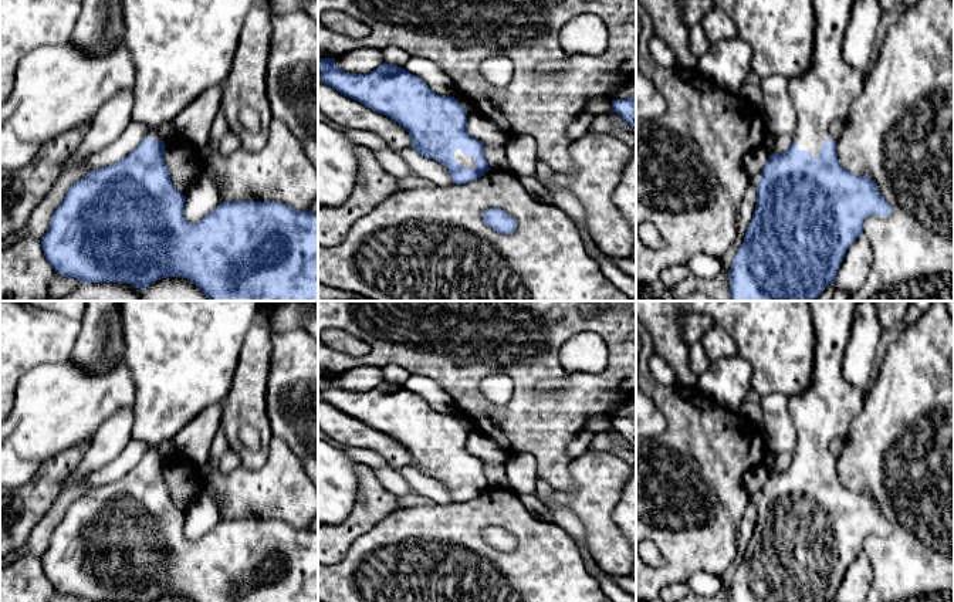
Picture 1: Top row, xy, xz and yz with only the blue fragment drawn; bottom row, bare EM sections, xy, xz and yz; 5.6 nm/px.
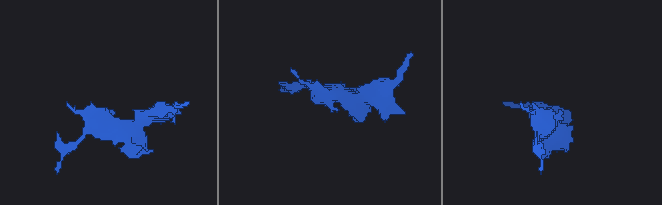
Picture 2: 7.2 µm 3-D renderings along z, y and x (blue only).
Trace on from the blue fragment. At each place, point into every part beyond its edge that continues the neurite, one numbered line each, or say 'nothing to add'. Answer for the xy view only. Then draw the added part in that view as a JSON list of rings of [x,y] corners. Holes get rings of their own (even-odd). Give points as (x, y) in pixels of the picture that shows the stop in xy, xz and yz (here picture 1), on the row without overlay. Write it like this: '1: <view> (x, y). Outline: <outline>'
1: xy (182, 355). Outline: [[[118,301],[119,314],[122,321],[124,341],[125,341],[125,363],[131,369],[132,382],[136,389],[136,399],[133,406],[133,425],[132,437],[142,440],[148,444],[148,457],[162,459],[168,463],[168,454],[162,454],[158,447],[173,437],[200,412],[212,405],[223,405],[226,400],[233,378],[237,369],[240,351],[246,338],[246,334],[257,319],[260,301]]]

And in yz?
1: yz (824, 412). Outline: [[[808,301],[815,329],[815,371],[811,386],[796,396],[788,398],[788,410],[796,425],[796,450],[794,457],[798,459],[799,469],[808,469],[811,474],[821,473],[821,464],[828,459],[835,459],[829,452],[829,443],[833,439],[845,439],[849,433],[849,426],[853,419],[862,412],[865,393],[862,388],[855,388],[843,378],[842,361],[843,352],[849,342],[852,331],[852,318],[855,314],[856,301]]]

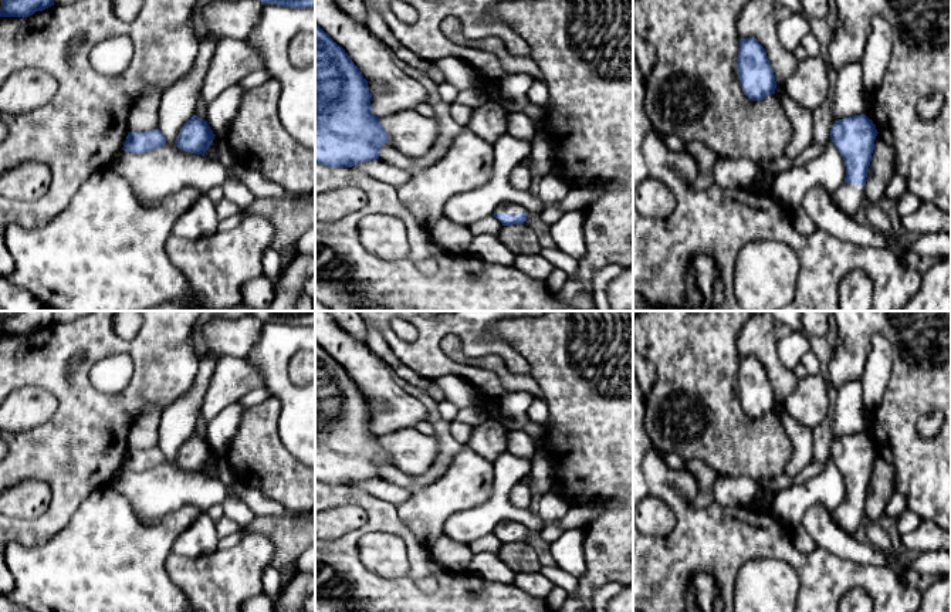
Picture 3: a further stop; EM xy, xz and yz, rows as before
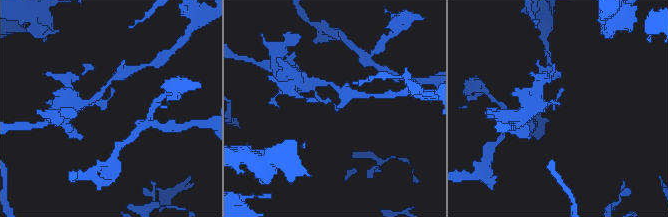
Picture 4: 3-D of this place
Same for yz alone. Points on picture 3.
1: yz (848, 516). Outline: [[[843,501],[835,511],[832,511],[836,524],[850,535],[856,534],[863,515],[864,504],[856,504],[853,501]]]

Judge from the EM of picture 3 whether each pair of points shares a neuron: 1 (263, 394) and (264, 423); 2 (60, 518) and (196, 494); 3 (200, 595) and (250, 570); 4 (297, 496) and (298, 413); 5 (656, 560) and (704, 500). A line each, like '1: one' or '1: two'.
1: two
2: two
3: one
4: two
5: two

